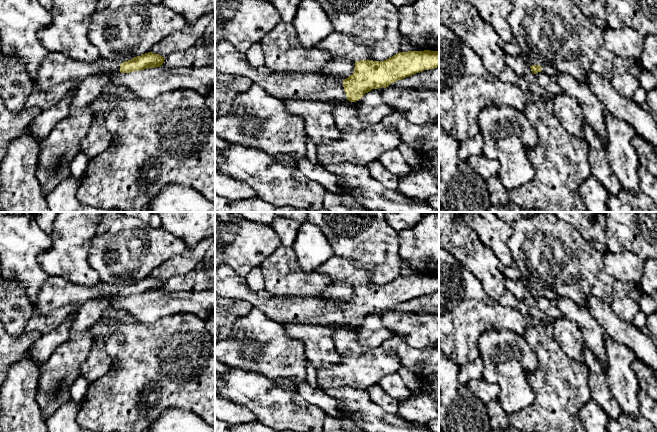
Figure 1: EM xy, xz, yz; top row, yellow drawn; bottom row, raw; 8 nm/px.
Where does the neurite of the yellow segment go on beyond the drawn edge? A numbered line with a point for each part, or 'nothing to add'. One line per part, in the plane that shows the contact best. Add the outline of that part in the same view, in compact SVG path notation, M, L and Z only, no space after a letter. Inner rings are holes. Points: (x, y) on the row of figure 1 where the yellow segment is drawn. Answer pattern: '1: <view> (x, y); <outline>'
1: xz (228, 59); M228 41L215 46L215 69L221 73L248 77L253 84L282 101L310 99L331 104L348 102L342 79L319 74L280 73L265 65L255 67L248 61L246 52L236 49Z

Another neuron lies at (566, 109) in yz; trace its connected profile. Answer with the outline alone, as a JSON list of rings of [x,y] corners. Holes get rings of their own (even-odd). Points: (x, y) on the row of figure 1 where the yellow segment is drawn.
[[[564,92],[553,98],[553,115],[564,130],[578,139],[584,137],[584,113],[577,100]]]

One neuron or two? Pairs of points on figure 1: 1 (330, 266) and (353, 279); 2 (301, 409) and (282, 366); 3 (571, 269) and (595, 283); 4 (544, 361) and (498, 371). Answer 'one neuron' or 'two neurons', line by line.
1: one neuron
2: two neurons
3: one neuron
4: two neurons

